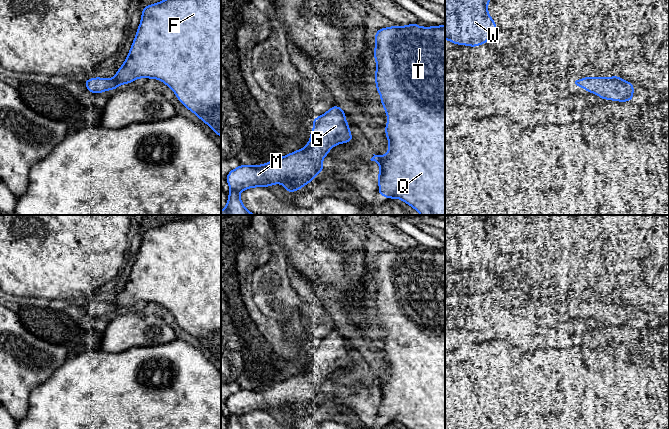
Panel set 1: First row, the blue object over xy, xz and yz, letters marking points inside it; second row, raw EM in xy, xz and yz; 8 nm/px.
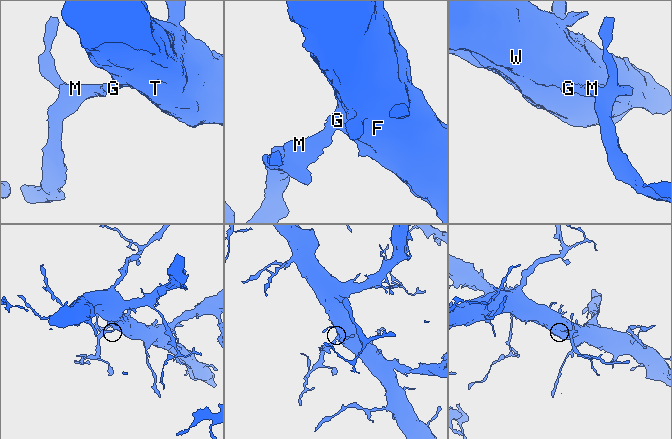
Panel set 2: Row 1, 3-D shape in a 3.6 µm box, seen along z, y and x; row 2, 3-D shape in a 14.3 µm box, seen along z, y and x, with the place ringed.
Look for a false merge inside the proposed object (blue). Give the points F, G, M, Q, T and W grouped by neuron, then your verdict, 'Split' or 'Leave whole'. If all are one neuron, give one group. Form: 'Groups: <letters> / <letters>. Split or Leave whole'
Groups: F G M Q T W. Leave whole

